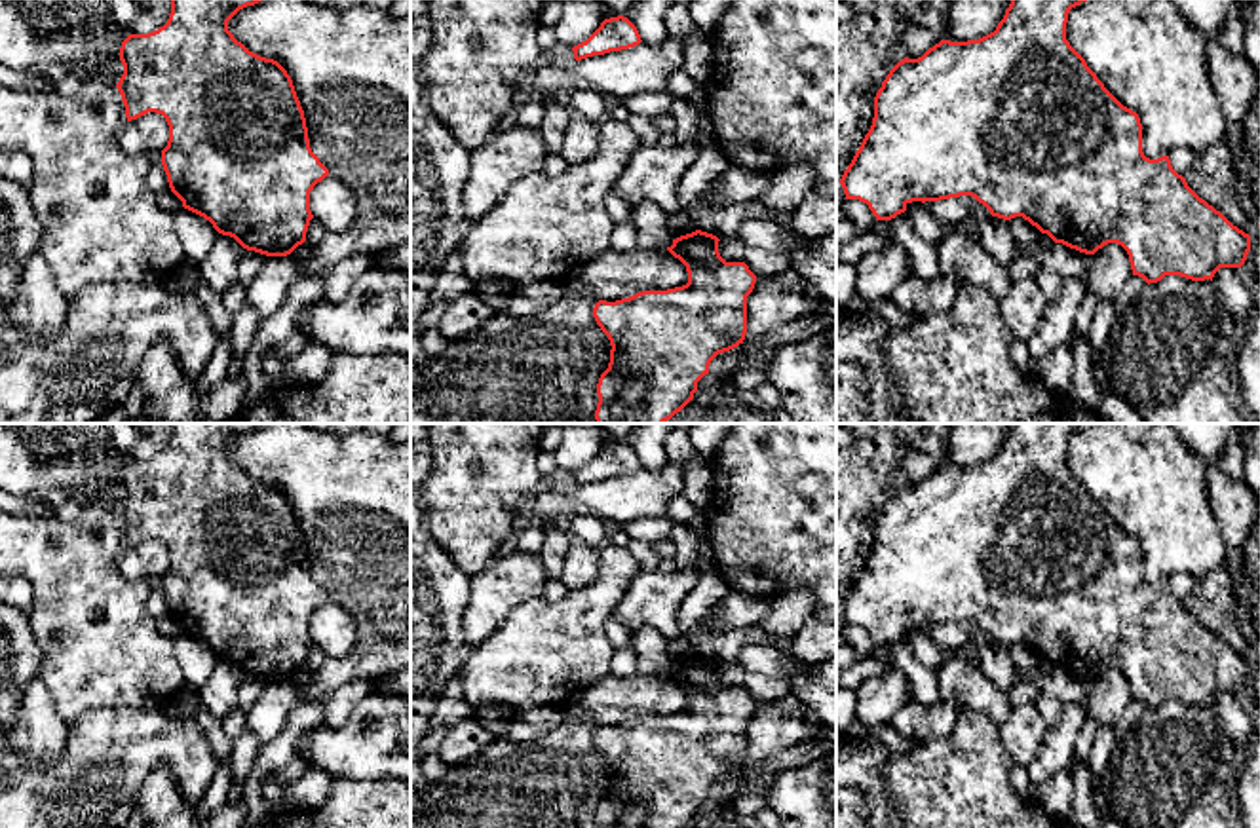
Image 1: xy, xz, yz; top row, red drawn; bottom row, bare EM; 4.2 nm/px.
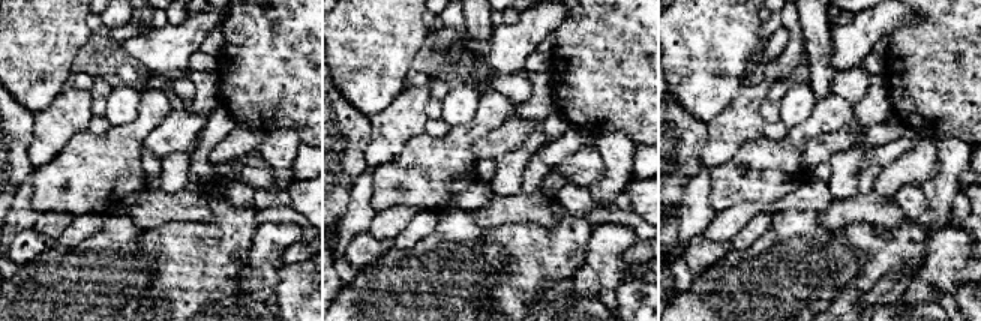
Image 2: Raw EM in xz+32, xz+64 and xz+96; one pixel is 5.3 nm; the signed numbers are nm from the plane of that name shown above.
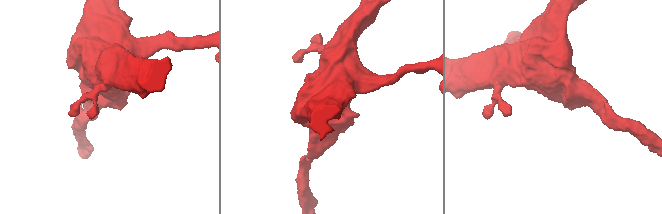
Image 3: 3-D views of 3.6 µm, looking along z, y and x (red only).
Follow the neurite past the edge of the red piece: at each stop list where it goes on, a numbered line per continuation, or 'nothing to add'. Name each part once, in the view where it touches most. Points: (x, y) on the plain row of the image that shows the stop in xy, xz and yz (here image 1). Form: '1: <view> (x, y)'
nothing to add

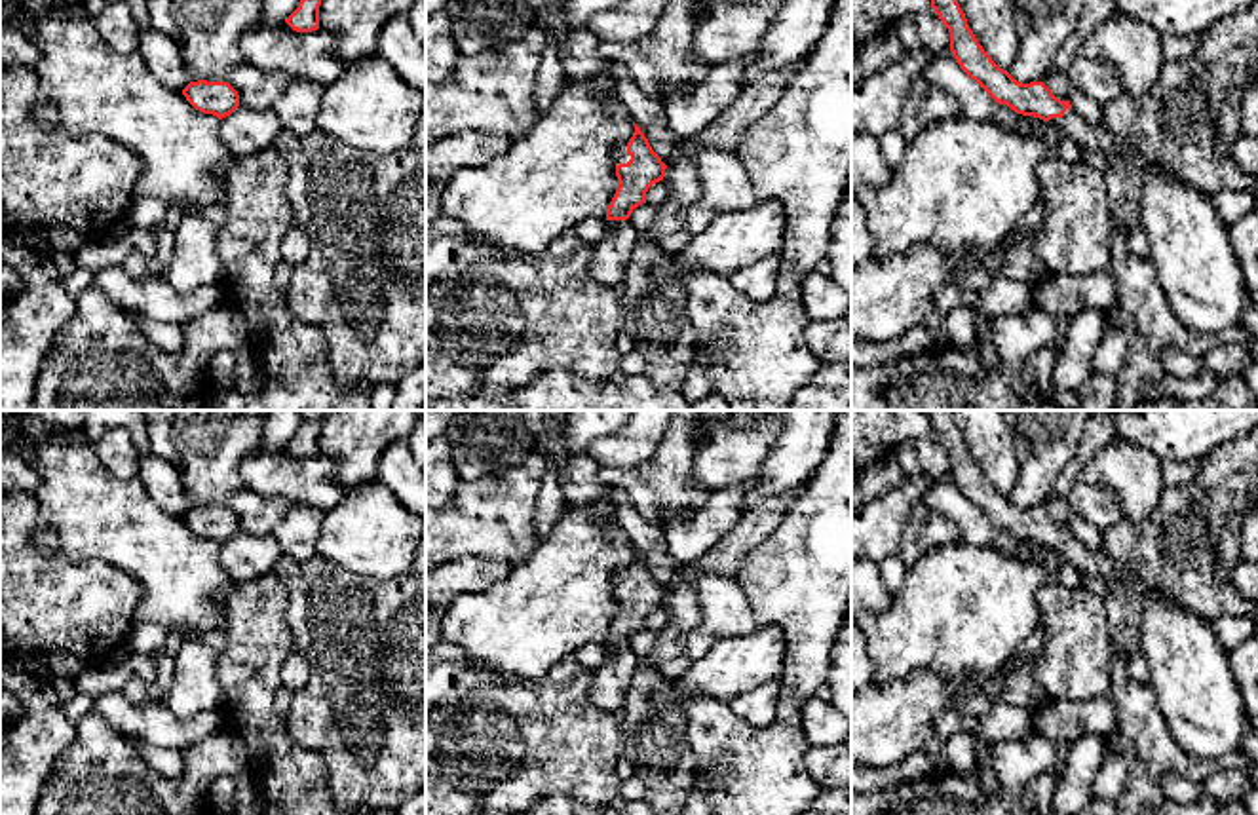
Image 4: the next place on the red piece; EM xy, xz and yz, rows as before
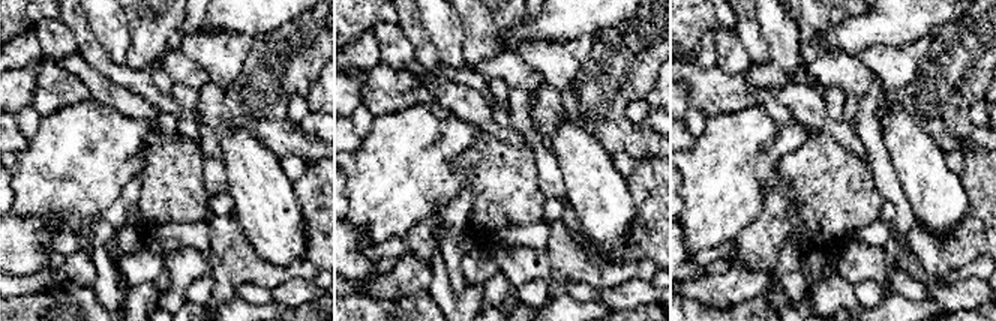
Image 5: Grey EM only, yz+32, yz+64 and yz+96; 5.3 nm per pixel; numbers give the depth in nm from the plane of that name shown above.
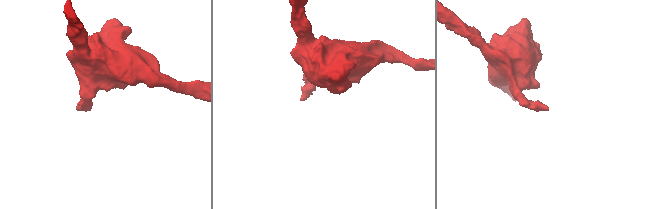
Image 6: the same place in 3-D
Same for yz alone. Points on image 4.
1: yz (1097, 563)

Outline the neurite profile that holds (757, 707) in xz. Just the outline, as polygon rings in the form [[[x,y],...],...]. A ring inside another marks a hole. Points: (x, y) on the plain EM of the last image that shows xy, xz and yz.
[[[770,680],[756,690],[735,695],[728,701],[730,711],[749,722],[754,728],[766,728],[773,724],[781,680]]]

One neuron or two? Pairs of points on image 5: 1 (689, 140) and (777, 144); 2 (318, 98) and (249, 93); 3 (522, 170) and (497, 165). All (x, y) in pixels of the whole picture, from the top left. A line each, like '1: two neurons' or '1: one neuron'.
1: two neurons
2: two neurons
3: one neuron

